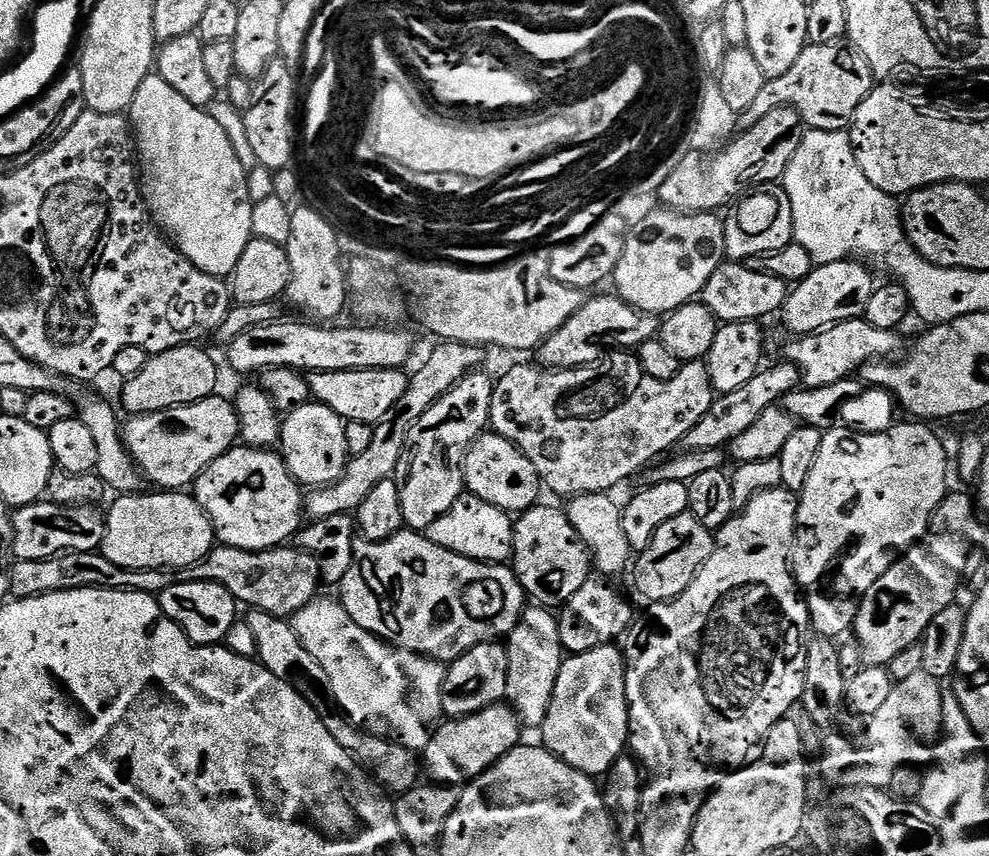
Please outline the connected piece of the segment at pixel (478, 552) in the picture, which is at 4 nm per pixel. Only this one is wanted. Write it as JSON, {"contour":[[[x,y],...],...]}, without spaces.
{"contour":[[[465,494],[430,526],[426,533],[430,542],[442,546],[459,556],[471,560],[482,560],[486,564],[503,564],[512,554],[512,529],[514,520],[509,513],[498,506],[490,506],[490,502],[482,502],[482,498]]]}

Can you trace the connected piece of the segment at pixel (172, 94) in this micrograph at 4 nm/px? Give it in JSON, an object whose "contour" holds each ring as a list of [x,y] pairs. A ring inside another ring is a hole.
{"contour":[[[150,74],[142,86],[138,86],[138,94],[134,94],[130,123],[134,129],[138,160],[142,165],[142,191],[153,221],[171,237],[180,253],[194,266],[198,266],[198,270],[211,276],[228,278],[238,266],[242,250],[246,250],[254,238],[254,195],[248,189],[244,164],[227,130],[208,114],[205,109],[195,108],[186,102],[186,98],[182,98],[182,94],[178,94],[178,90],[174,90],[174,86],[170,86],[159,74]]]}

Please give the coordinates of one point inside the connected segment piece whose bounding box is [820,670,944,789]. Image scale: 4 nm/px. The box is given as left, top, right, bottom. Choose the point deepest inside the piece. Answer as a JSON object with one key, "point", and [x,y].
{"point":[903,732]}

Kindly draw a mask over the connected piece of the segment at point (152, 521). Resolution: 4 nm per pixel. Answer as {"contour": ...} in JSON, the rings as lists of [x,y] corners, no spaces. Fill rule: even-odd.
{"contour":[[[184,490],[150,492],[115,497],[112,509],[106,512],[104,540],[99,546],[102,555],[114,566],[130,570],[190,568],[206,559],[217,543],[216,532],[195,495]]]}

